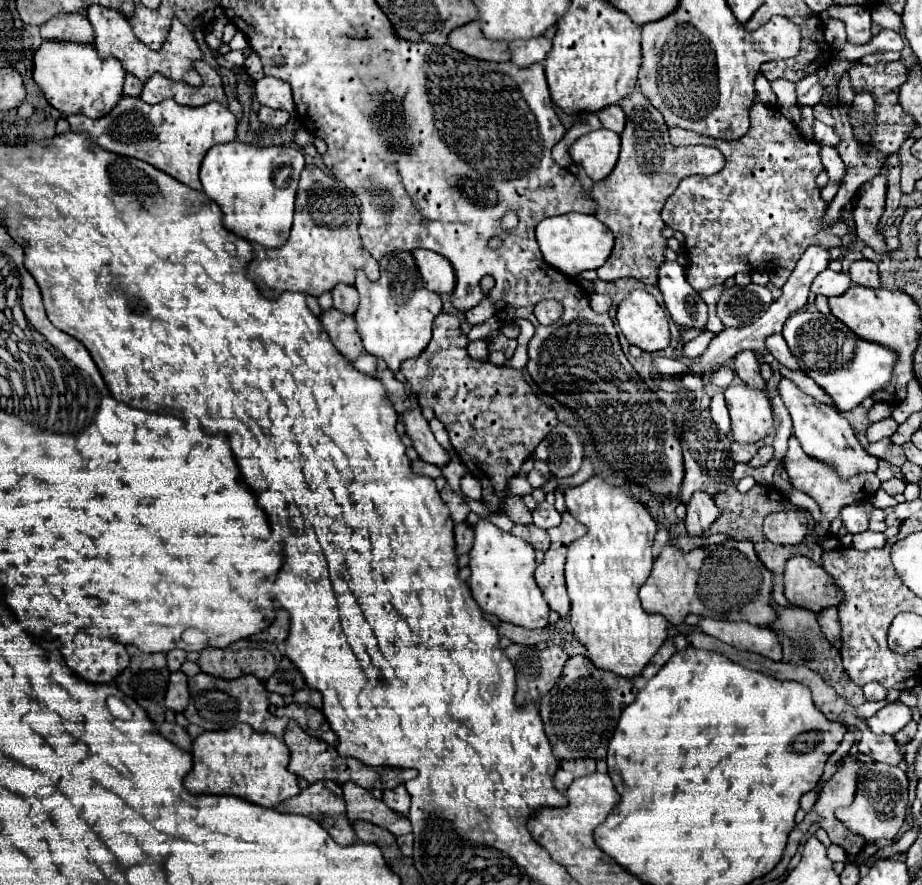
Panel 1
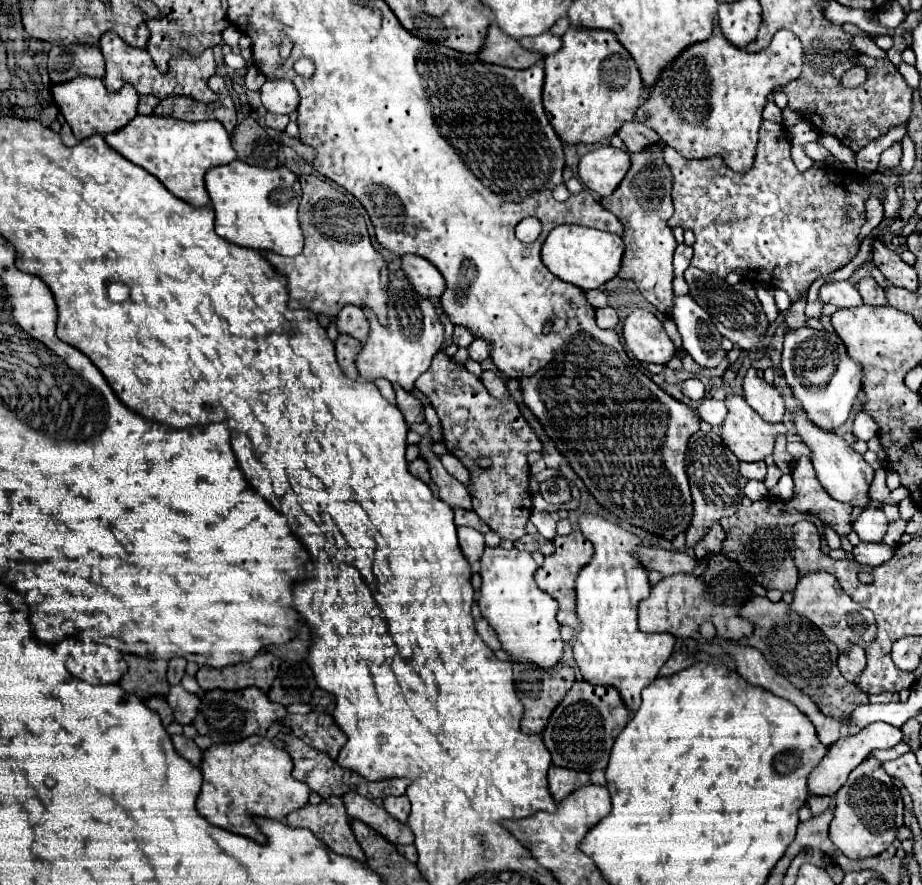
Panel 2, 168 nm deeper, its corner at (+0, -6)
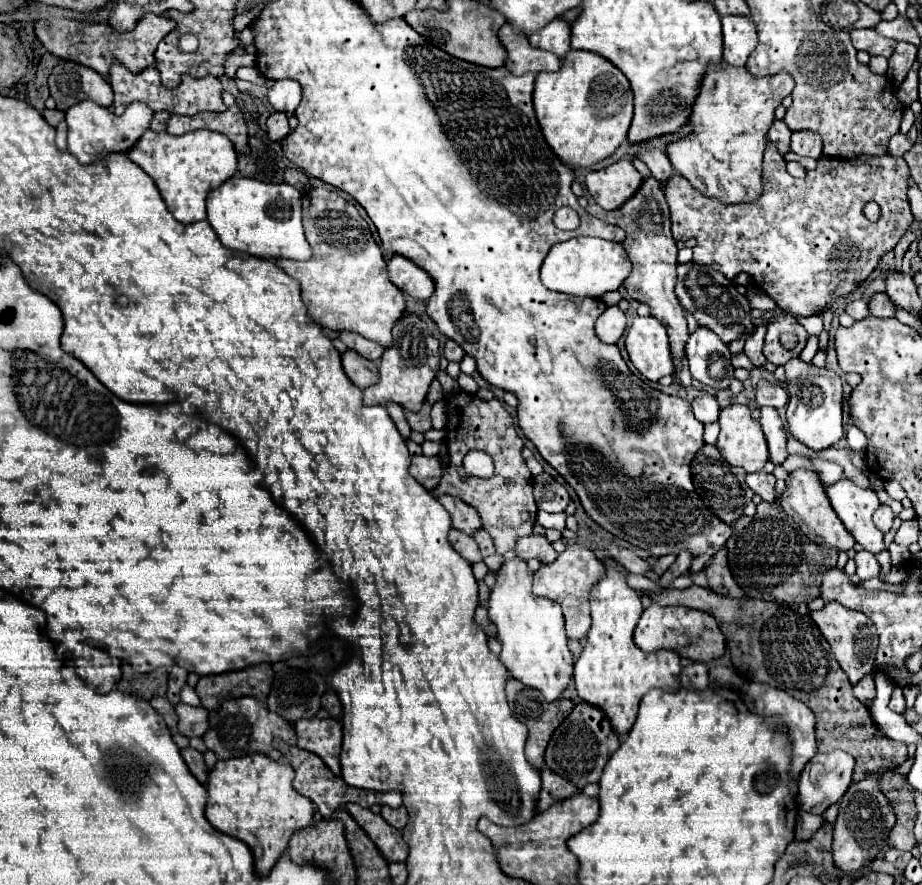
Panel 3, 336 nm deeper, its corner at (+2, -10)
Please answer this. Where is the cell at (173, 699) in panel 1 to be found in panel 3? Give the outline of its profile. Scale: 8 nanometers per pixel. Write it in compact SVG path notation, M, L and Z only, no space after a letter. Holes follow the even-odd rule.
M178 704L176 706L176 714L178 714L178 730L180 734L184 734L186 738L194 738L194 736L204 736L210 730L208 724L208 710L202 706L188 706L188 704Z

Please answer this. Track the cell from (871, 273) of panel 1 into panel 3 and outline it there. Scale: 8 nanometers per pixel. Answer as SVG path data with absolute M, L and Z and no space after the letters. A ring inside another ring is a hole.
M874 294L870 298L870 314L876 318L894 318L896 316L896 306L890 302L886 294Z

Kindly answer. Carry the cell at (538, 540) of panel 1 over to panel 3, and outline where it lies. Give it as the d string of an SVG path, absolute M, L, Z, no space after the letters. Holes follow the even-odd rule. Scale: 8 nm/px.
M530 534L530 536L522 536L516 542L516 556L522 560L530 560L530 558L538 558L542 564L552 564L556 560L556 550L552 548L552 544L538 534Z

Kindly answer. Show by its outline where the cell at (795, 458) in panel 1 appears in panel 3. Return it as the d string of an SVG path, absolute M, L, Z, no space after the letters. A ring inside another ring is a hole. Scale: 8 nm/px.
M794 470L788 474L786 478L786 490L782 492L782 496L778 498L780 506L786 510L786 514L790 514L792 519L808 538L816 542L822 548L836 548L836 550L850 550L854 546L854 538L850 536L850 532L846 532L842 520L838 518L838 514L834 512L822 482L818 480L816 472L810 470Z

